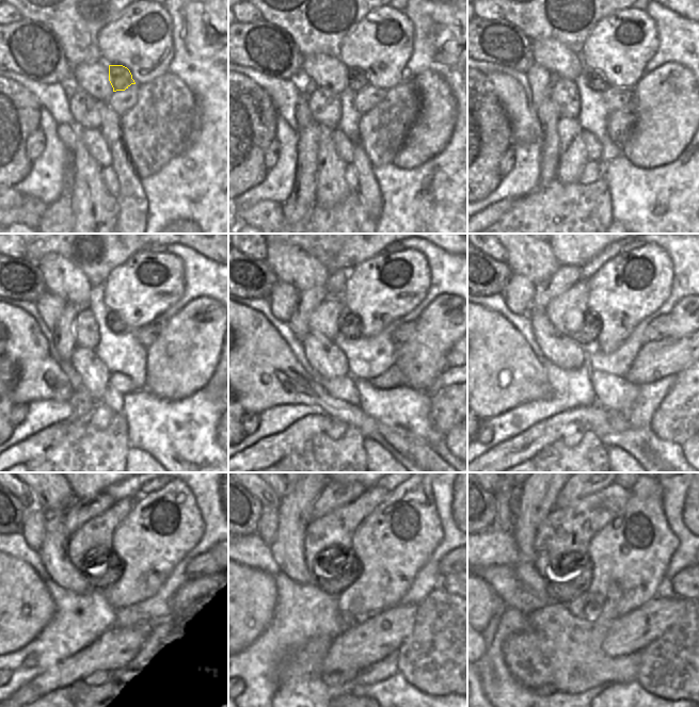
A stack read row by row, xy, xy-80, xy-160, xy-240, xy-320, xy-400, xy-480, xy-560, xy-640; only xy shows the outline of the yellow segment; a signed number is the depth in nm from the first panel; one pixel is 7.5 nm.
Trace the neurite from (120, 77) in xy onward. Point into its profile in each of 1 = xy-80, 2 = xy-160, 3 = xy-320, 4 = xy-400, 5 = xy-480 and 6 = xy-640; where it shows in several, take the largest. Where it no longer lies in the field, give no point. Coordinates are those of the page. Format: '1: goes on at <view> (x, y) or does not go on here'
1: goes on at xy-80 (358, 80)
2: goes on at xy-160 (596, 80)
3: goes on at xy-320 (350, 325)
4: goes on at xy-400 (589, 330)
5: goes on at xy-480 (112, 566)
6: goes on at xy-640 (564, 585)

